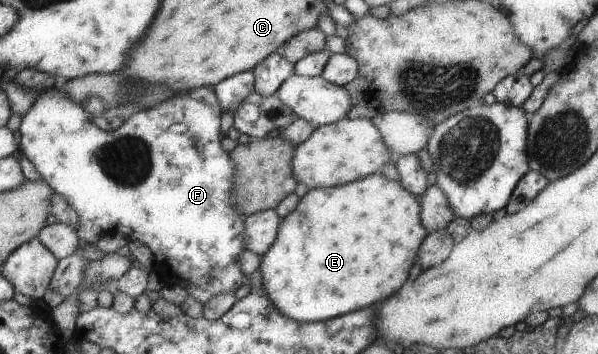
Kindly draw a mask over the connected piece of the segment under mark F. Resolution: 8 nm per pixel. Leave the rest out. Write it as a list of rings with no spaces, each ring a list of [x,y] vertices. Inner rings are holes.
[[[203,86],[186,93],[178,92],[169,100],[157,104],[154,108],[143,109],[141,112],[131,115],[115,131],[98,129],[88,119],[88,116],[89,113],[84,111],[84,107],[80,103],[74,102],[62,90],[53,88],[43,94],[40,93],[33,108],[23,116],[20,127],[20,153],[36,165],[36,168],[43,176],[43,180],[54,189],[54,192],[63,196],[78,211],[80,217],[79,226],[76,228],[78,236],[87,243],[96,243],[98,241],[97,235],[101,229],[106,235],[121,233],[127,236],[130,241],[139,240],[146,244],[154,254],[153,268],[160,277],[161,282],[170,286],[177,285],[185,288],[187,293],[196,298],[202,305],[217,296],[218,293],[236,292],[236,287],[242,281],[242,273],[238,269],[236,255],[240,251],[246,250],[247,245],[244,233],[245,217],[233,209],[233,181],[236,179],[236,171],[234,171],[229,153],[224,153],[222,147],[220,147],[220,137],[222,137],[220,135],[220,103],[218,102],[215,87]]]

